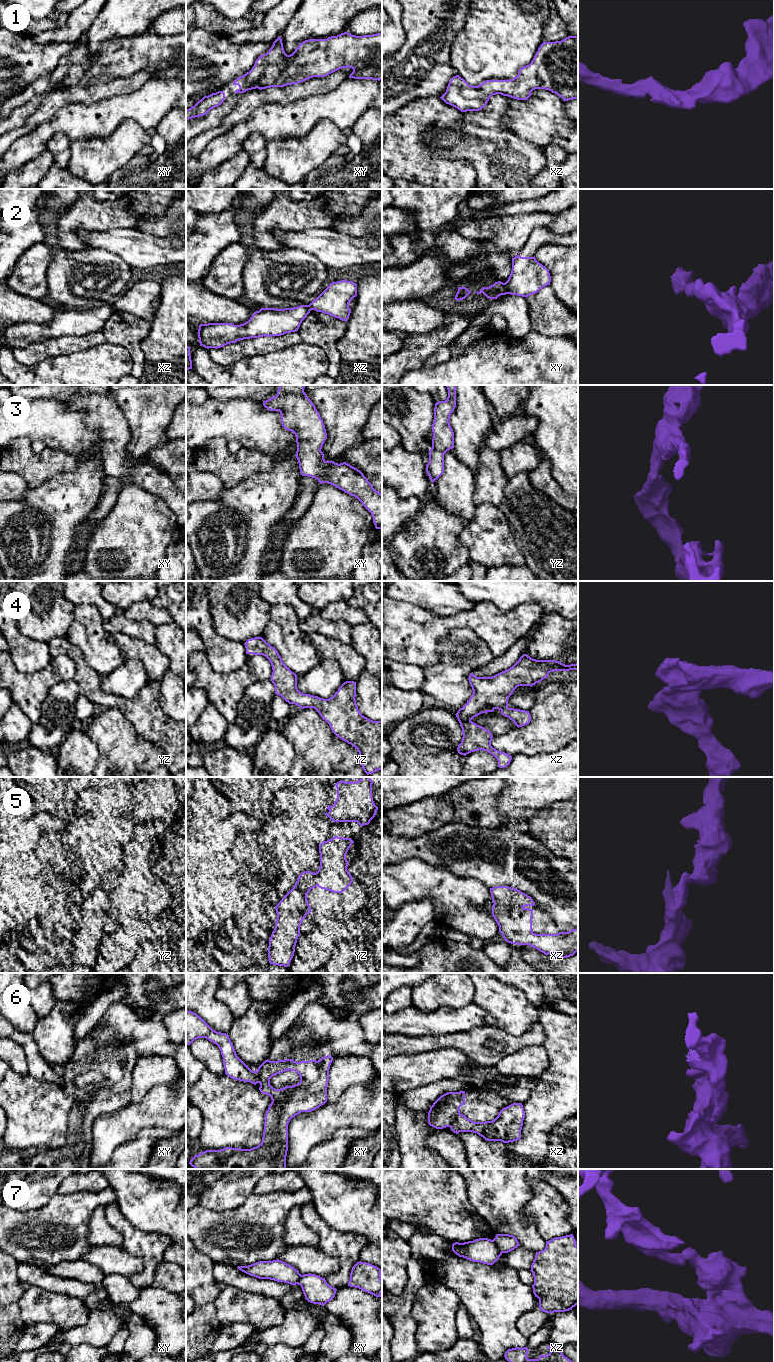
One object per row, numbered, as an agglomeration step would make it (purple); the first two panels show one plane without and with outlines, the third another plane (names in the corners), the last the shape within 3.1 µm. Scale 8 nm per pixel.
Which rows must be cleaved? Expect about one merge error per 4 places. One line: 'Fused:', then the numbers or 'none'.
Fused: 2, 6, 7

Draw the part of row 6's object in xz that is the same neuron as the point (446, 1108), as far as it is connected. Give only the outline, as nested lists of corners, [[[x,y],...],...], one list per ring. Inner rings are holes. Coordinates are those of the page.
[[[465,1091],[441,1095],[430,1107],[428,1124],[436,1129],[450,1127],[462,1105],[465,1105]]]

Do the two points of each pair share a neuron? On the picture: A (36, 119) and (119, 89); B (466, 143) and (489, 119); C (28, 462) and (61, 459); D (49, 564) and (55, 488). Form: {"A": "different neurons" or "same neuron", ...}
{"A": "same neuron", "B": "same neuron", "C": "same neuron", "D": "same neuron"}

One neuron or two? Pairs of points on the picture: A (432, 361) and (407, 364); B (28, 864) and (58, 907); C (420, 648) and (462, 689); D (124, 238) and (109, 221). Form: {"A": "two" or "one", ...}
{"A": "two", "B": "two", "C": "two", "D": "two"}

